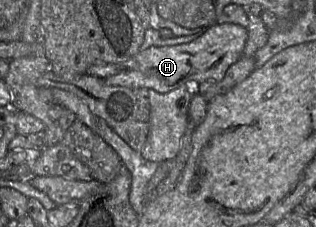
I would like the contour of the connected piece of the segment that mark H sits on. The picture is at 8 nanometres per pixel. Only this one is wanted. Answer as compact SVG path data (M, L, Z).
M214 24L191 42L173 46L152 46L139 51L134 59L138 62L138 71L123 69L104 79L109 86L152 89L158 93L167 93L183 85L198 84L204 81L220 81L227 69L238 61L243 54L247 40L245 28L236 24Z

